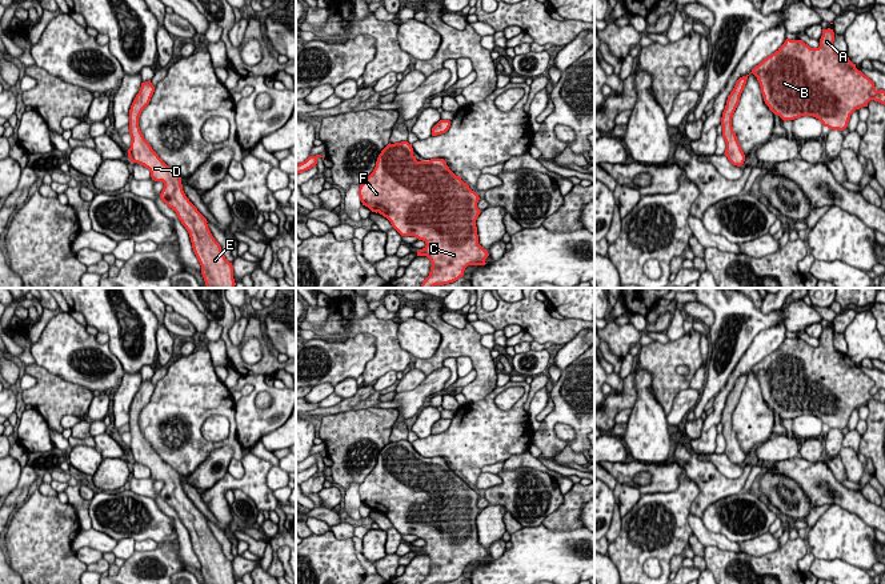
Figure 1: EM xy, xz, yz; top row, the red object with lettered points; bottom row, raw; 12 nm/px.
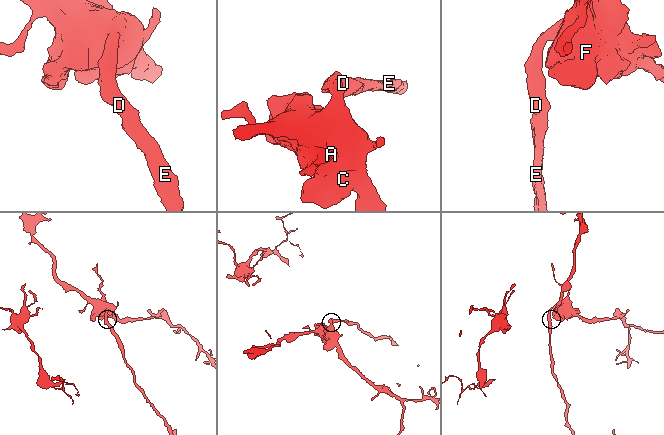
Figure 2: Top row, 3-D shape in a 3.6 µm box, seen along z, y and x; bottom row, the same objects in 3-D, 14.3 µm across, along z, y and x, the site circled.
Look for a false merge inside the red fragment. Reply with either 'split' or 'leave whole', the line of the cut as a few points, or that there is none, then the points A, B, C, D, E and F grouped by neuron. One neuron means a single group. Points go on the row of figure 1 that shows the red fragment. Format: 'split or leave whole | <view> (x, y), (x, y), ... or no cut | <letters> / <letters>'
leave whole | no cut | A B C D E F

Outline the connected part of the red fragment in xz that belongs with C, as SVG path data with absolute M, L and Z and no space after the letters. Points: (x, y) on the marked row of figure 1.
M408 141L389 143L379 155L373 172L360 185L359 196L363 205L387 217L401 236L415 236L427 244L417 251L417 256L427 256L432 263L429 276L423 281L421 288L453 283L464 276L468 265L486 264L485 259L489 253L478 244L476 227L476 220L481 212L477 208L480 197L460 176L449 169L444 159L417 161L412 144Z

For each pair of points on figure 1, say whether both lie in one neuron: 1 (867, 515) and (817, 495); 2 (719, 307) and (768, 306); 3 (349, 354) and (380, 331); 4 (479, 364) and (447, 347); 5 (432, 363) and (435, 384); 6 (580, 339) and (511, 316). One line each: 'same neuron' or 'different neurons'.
1: same neuron
2: different neurons
3: different neurons
4: same neuron
5: different neurons
6: different neurons

